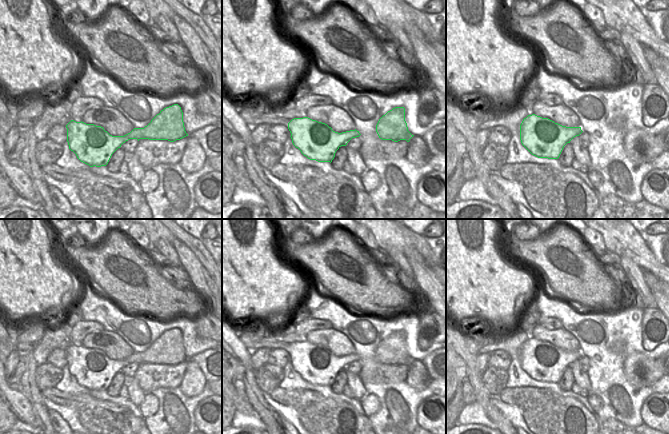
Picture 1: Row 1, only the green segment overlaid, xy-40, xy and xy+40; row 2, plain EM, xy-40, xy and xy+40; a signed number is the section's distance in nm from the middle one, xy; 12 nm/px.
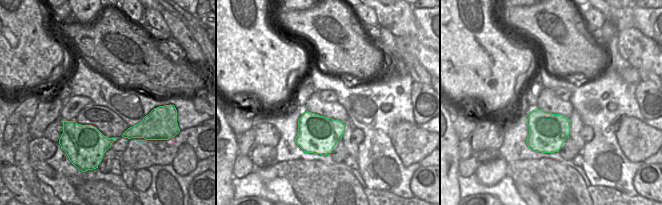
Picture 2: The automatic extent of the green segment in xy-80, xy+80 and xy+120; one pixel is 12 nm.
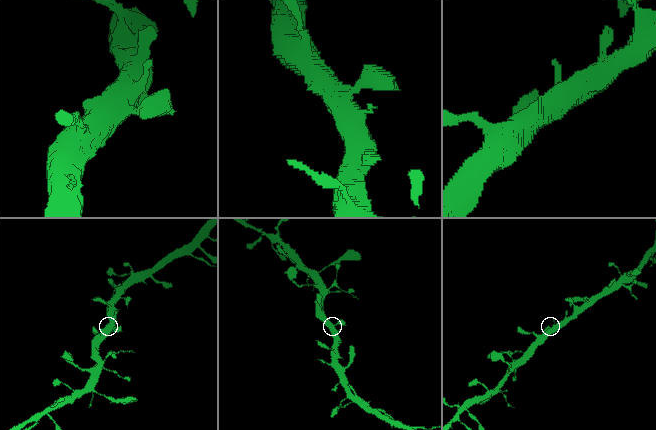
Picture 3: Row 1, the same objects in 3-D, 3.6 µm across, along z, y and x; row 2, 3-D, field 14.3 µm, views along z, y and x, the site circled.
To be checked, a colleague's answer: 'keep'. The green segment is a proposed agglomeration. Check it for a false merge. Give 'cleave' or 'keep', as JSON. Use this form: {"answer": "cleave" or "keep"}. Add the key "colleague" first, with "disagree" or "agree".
{"colleague": "agree", "answer": "keep"}

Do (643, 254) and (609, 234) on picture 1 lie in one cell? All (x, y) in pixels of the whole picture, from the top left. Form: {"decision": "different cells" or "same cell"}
{"decision": "same cell"}

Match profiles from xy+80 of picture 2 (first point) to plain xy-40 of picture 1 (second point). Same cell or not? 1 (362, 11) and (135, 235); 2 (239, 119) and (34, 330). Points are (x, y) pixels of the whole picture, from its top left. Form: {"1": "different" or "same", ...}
{"1": "same", "2": "same"}

